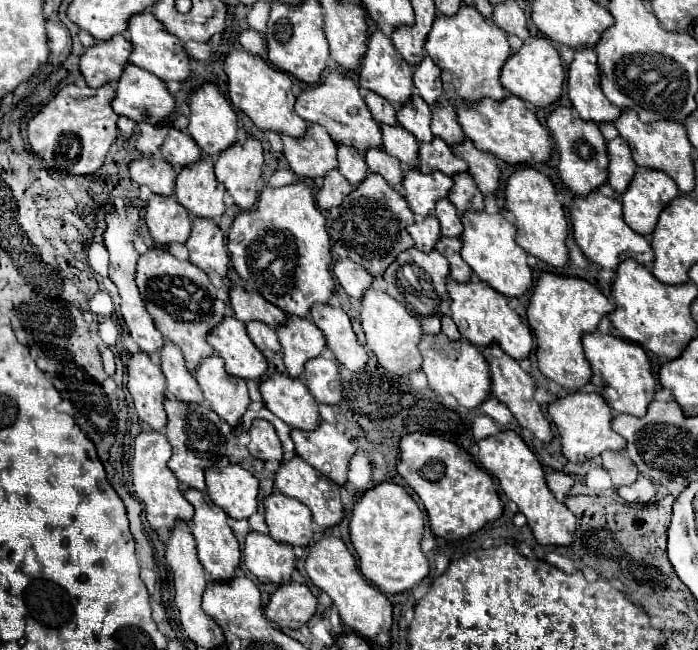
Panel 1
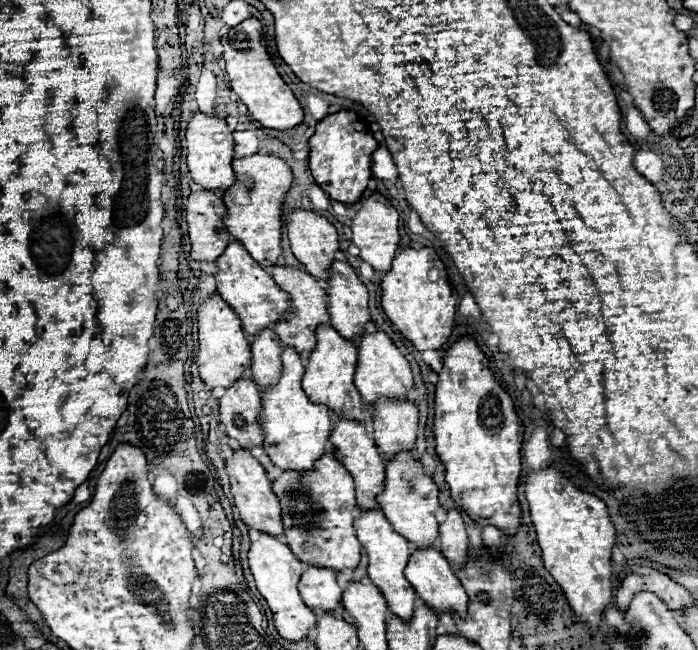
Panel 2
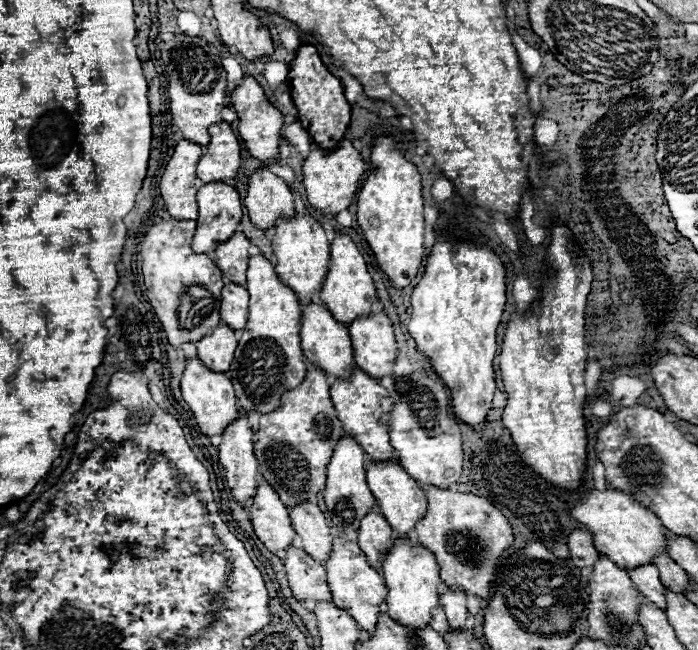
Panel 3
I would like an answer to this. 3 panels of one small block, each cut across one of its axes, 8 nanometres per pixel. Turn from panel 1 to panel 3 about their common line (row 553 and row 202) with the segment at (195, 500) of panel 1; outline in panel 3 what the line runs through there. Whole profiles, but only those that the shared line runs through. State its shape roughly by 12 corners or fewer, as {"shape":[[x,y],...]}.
{"shape":[[224,182],[198,190],[192,250],[210,254],[242,218],[238,192]]}

